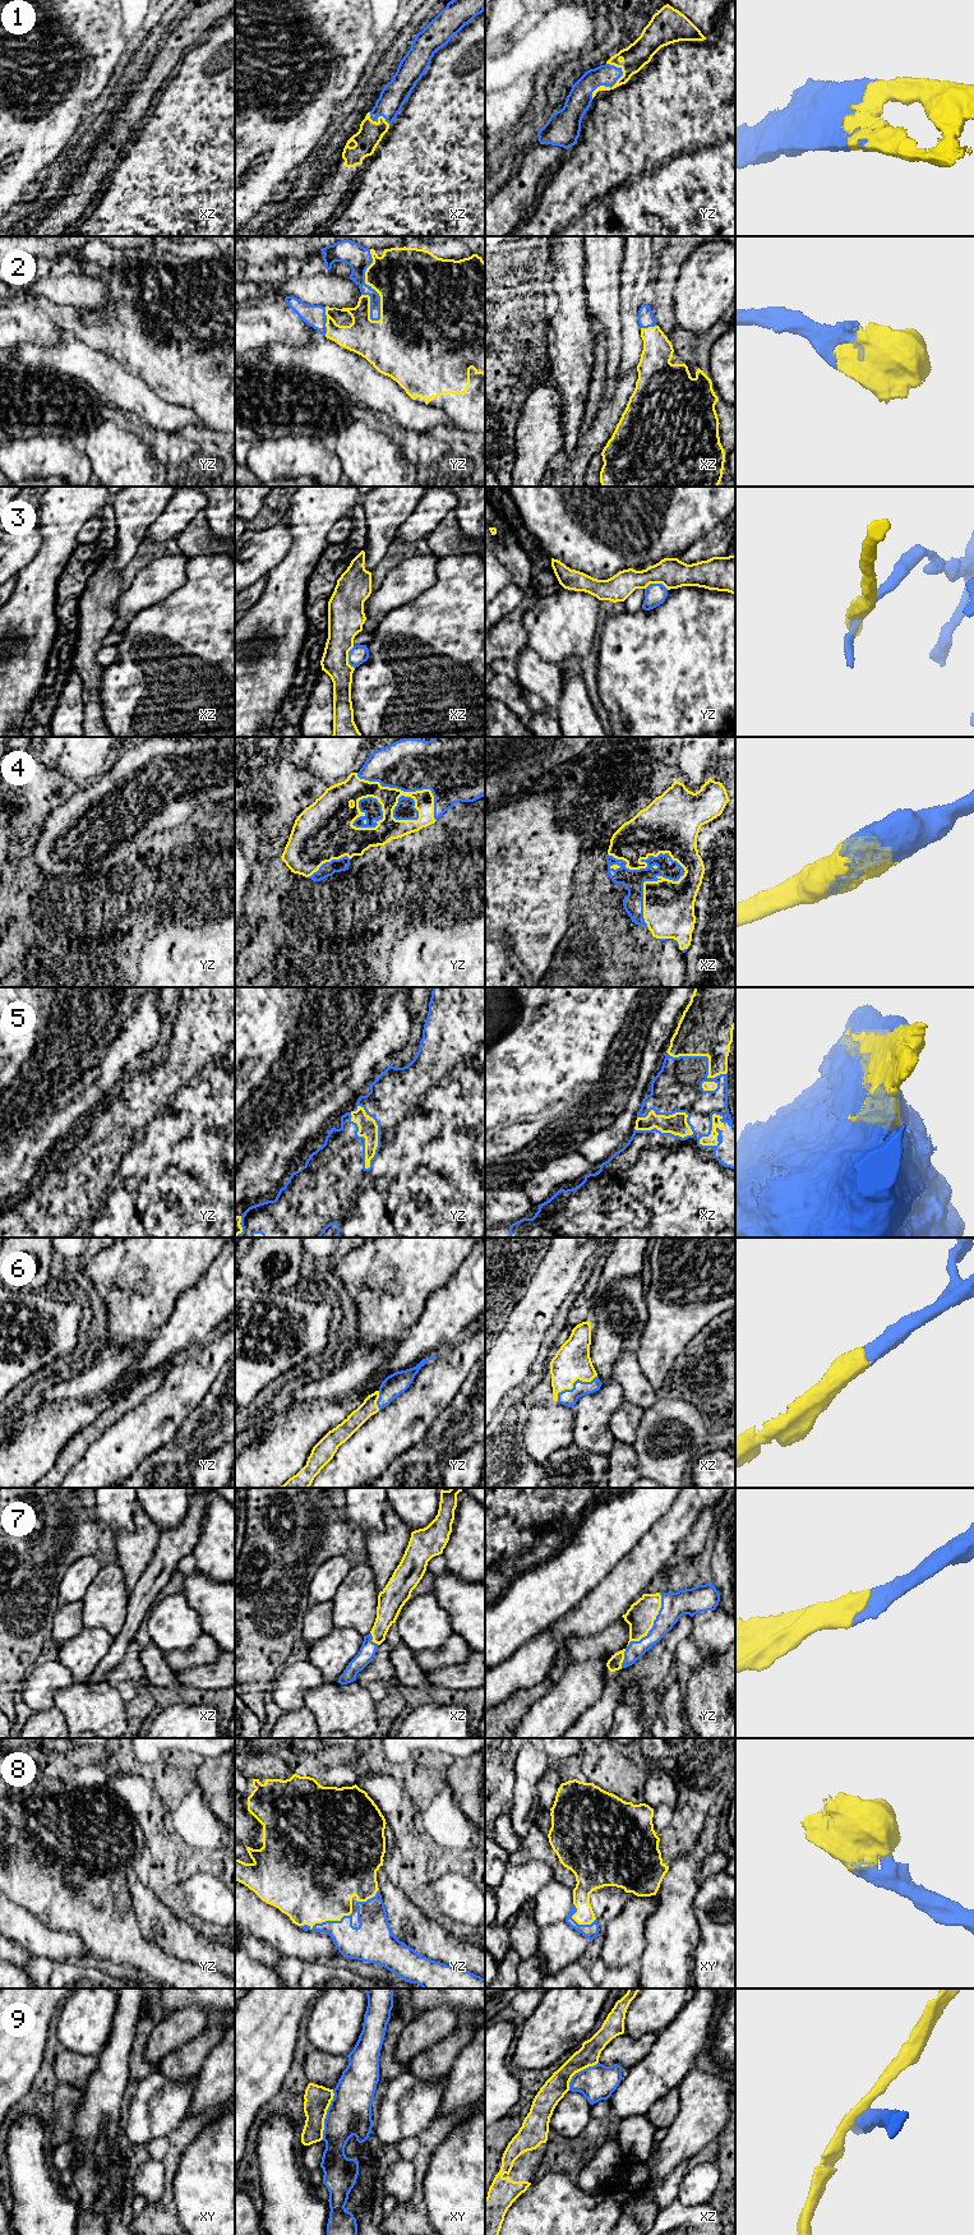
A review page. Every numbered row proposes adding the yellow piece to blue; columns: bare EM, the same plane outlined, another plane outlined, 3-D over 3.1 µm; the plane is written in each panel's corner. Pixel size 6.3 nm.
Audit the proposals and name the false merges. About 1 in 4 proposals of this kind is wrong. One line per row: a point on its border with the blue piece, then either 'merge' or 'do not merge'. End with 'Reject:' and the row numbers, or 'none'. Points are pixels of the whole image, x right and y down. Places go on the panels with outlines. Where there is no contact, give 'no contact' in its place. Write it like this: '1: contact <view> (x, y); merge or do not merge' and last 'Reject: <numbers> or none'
1: contact yz (608, 86); merge
2: contact yz (368, 285); merge
3: contact xz (349, 658); do not merge
4: contact xz (684, 871); merge
5: contact yz (378, 1137); merge
6: contact xz (573, 1385); merge
7: contact yz (654, 1623); merge
8: contact yz (326, 1921); merge
9: contact xy (326, 2115); do not merge
Reject: 3, 9

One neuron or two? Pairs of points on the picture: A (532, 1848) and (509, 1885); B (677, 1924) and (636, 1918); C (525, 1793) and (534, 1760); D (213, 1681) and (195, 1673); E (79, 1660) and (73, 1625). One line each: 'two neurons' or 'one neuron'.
A: two neurons
B: two neurons
C: one neuron
D: one neuron
E: two neurons

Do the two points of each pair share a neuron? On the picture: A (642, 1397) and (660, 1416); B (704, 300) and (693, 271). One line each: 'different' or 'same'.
A: different
B: same

